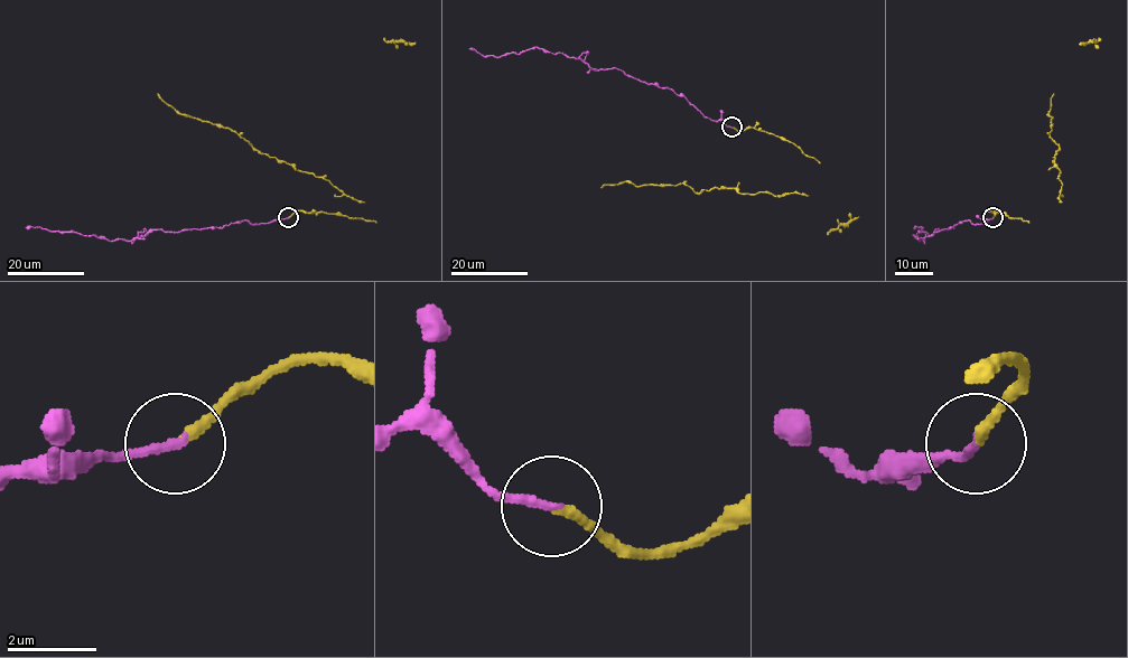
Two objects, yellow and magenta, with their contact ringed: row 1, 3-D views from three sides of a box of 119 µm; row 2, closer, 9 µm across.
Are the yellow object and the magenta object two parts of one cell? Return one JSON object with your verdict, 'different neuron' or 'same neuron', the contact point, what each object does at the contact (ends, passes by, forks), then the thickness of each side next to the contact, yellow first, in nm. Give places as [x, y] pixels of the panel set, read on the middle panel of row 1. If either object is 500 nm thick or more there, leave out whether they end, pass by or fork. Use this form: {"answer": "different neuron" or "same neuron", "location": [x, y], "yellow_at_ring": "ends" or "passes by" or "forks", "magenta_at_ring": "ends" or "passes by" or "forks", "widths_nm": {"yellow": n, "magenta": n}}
{"answer": "same neuron", "location": [732, 127], "yellow_at_ring": "ends", "magenta_at_ring": "ends", "widths_nm": {"yellow": 240, "magenta": 200}}

